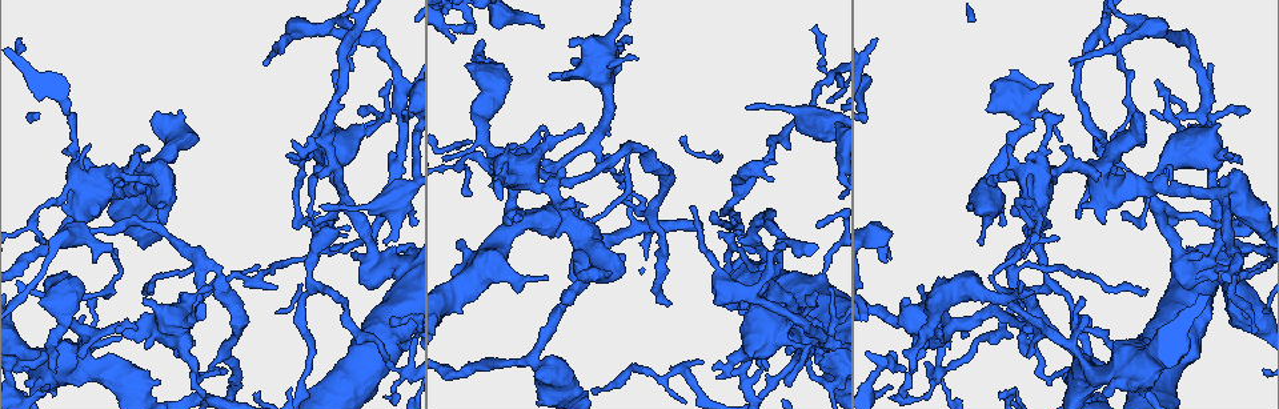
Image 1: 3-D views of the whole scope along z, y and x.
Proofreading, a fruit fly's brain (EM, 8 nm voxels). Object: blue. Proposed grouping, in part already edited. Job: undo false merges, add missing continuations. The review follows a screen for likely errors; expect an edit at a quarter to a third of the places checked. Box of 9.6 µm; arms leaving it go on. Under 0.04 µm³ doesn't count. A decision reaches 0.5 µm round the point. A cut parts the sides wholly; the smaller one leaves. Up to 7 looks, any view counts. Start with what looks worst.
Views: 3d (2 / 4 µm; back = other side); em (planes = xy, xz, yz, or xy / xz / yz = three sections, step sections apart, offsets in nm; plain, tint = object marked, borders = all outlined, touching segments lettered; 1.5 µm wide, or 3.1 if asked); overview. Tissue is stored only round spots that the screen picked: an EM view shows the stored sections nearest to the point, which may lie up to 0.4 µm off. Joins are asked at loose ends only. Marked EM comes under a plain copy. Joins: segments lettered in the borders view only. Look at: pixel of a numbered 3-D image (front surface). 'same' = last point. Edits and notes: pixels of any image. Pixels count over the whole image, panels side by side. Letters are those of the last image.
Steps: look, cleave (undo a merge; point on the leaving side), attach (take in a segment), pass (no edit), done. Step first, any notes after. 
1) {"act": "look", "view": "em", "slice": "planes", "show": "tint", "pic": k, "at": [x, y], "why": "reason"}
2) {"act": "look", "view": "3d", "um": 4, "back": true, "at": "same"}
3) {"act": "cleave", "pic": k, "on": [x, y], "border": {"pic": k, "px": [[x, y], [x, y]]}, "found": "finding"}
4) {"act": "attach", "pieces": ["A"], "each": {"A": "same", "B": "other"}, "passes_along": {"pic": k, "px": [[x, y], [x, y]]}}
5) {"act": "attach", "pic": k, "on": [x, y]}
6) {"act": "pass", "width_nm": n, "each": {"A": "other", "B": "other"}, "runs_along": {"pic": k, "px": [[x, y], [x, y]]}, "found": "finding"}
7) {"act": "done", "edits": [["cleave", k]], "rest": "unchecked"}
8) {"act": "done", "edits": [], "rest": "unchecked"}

{"act": "look", "view": "3d", "um": 2, "pic": 1, "at": [779, 261]}

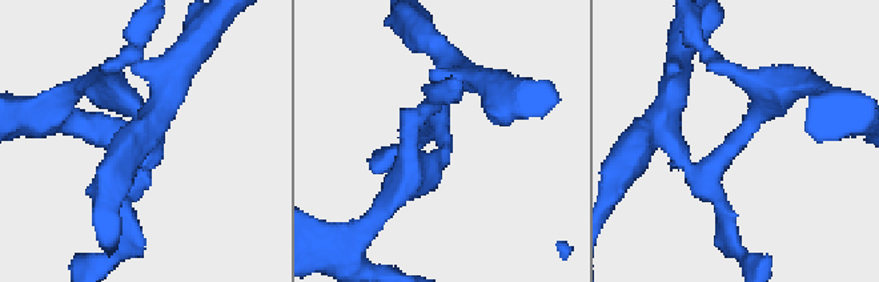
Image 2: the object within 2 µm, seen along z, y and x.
{"act": "look", "view": "em", "slice": "planes", "show": "borders", "pic": 2, "at": [743, 133], "why": "now the EM"}

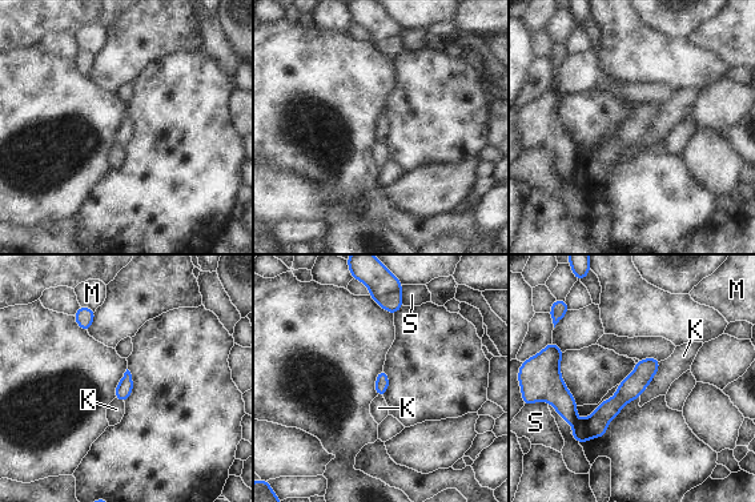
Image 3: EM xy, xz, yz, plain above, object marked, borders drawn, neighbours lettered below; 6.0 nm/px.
{"act": "cleave", "pic": 3, "on": [595, 425], "each": {"K": "other", "M": "other", "S": "other"}, "border": {"pic": 3, "px": [[578, 421], [573, 430]]}, "found": "two cells meet here"}

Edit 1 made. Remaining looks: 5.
{"act": "look", "view": "overview"}

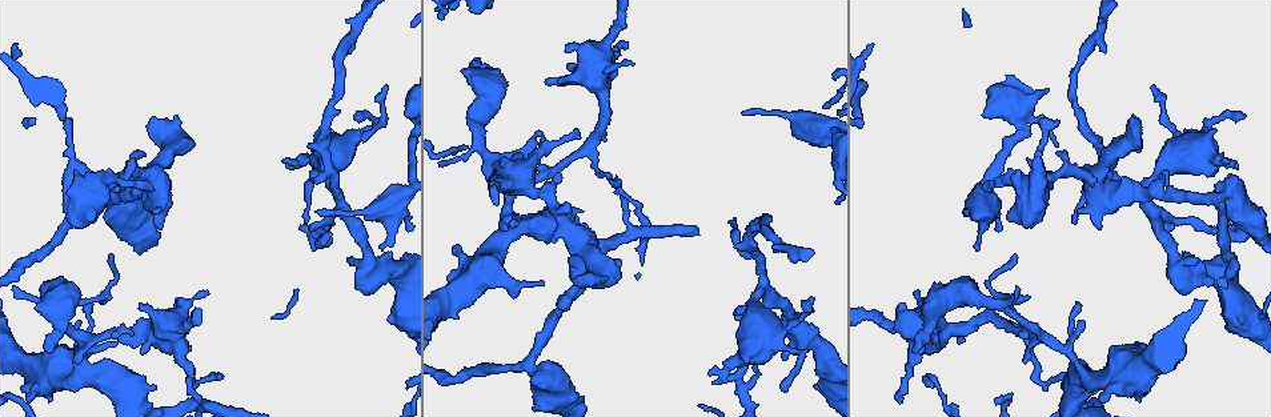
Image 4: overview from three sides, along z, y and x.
{"act": "look", "view": "3d", "um": 2, "pic": 4, "at": [1196, 259], "why": "an open end"}

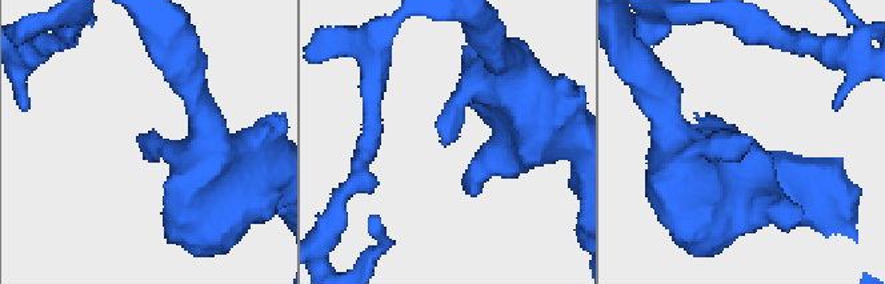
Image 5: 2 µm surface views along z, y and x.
{"act": "look", "view": "em", "slice": "planes", "show": "tint", "pic": 5, "at": [442, 143]}

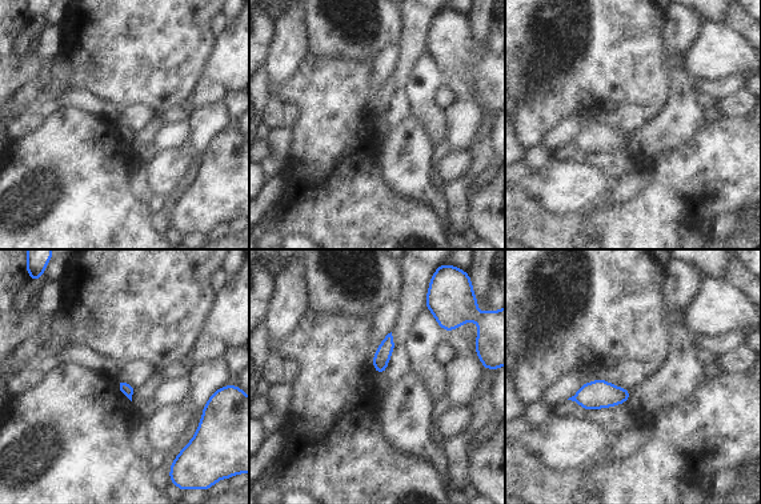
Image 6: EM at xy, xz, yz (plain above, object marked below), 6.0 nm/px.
{"act": "look", "view": "em", "slice": "planes", "show": "borders", "at": "same", "why": "see the neighbours"}

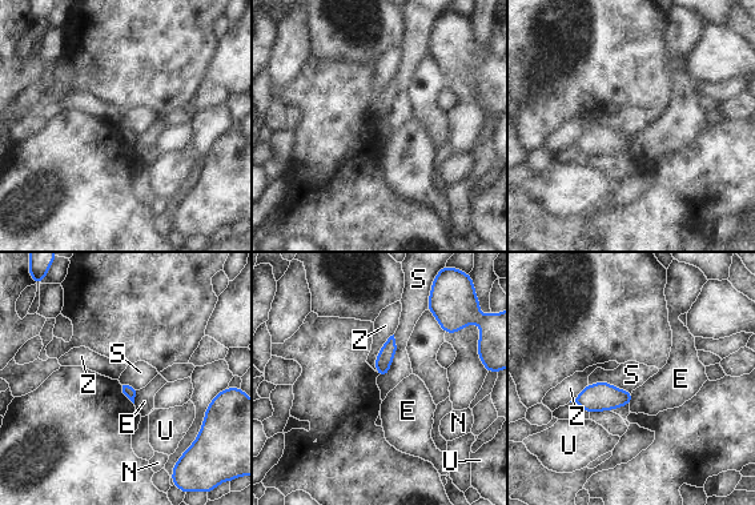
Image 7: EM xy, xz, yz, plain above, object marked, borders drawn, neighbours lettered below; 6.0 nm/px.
{"act": "pass", "each": {"E": "other", "N": "other", "S": "other", "U": "other", "Z": "other"}, "border": {"pic": 7, "px": [[394, 335], [396, 353], [380, 377]]}, "found": "no lettered segment goes on from it"}

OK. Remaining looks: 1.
{"act": "look", "view": "em", "slice": "planes", "show": "borders", "pic": 4, "at": [975, 213], "why": "sudden change in width"}

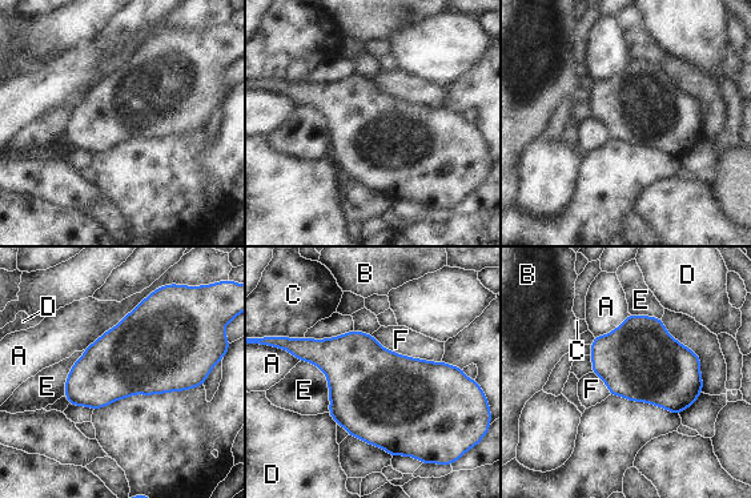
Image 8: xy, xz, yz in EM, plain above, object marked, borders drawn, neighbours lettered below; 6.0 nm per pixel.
{"act": "pass", "width_nm": 420, "longest_contact_nm": ["A", 500], "each": {"A": "other", "B": "other", "C": "other", "D": "other", "E": "other", "F": "other"}, "found": "one cell here"}

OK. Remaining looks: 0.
{"act": "done", "edits": [["cleave", 3]], "rest": "unchecked"}

